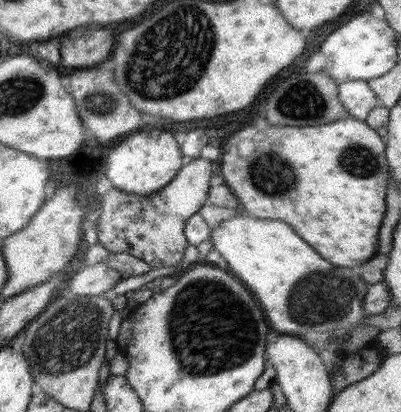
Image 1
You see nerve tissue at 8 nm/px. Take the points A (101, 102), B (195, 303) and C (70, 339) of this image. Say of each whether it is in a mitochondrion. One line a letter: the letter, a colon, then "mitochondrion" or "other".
A: mitochondrion
B: mitochondrion
C: mitochondrion

